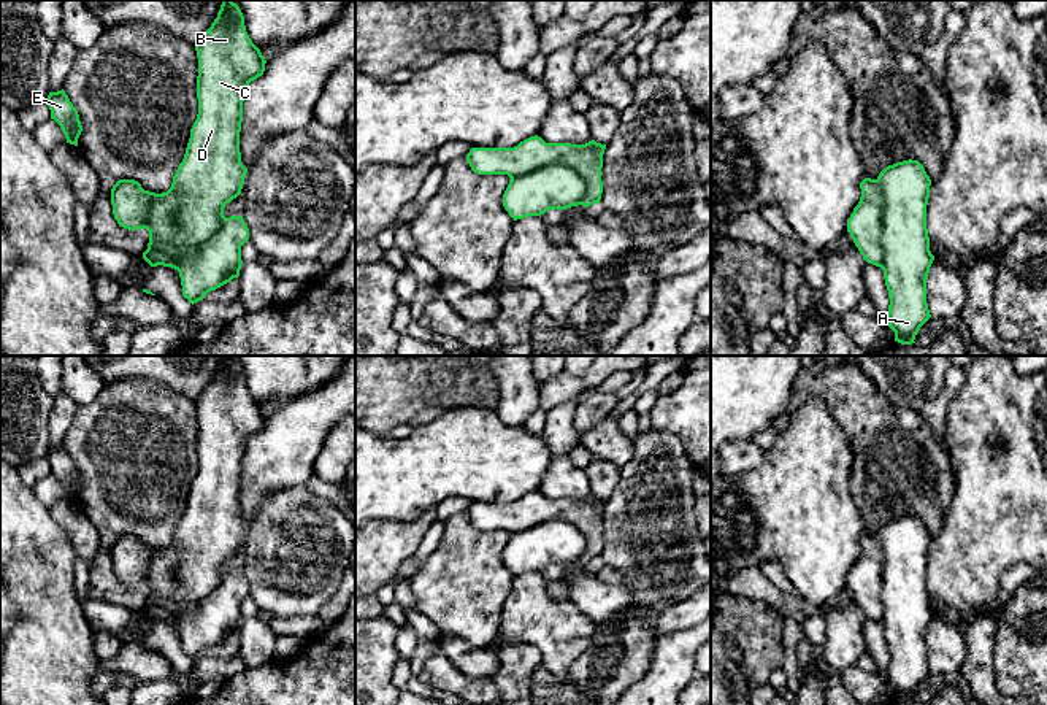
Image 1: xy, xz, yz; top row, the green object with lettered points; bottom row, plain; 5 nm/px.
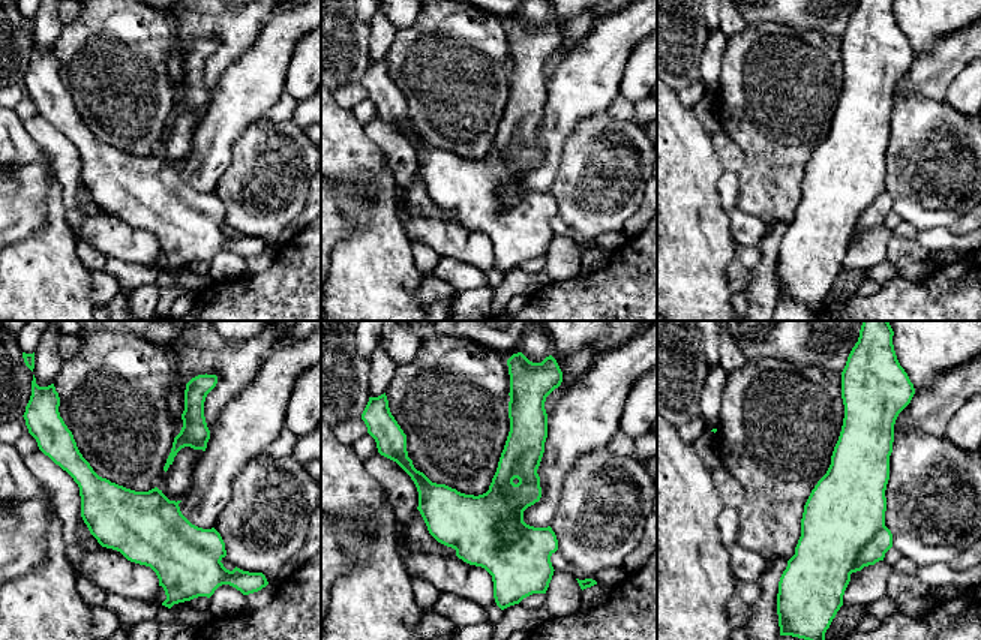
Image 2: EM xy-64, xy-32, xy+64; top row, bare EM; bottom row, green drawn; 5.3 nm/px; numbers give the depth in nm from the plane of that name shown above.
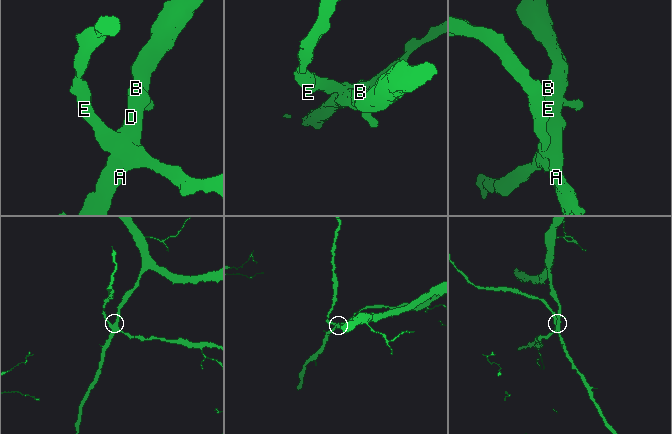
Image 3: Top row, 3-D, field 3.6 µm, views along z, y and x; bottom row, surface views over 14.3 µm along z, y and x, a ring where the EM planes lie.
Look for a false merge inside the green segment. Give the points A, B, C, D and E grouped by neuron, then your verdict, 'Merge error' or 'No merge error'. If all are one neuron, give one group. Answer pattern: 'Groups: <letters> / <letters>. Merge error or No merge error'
Groups: A B C D / E. Merge error

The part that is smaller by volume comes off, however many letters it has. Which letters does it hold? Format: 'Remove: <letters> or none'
Remove: E

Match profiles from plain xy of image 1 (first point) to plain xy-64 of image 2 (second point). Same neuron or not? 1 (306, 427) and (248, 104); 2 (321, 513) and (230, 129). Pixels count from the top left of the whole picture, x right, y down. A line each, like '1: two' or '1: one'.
1: one
2: two

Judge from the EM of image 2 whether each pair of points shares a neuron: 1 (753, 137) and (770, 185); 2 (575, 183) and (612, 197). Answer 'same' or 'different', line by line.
1: same
2: same

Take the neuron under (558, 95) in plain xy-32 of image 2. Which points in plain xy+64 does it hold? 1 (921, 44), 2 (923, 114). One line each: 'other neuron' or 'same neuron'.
1: other neuron
2: other neuron

